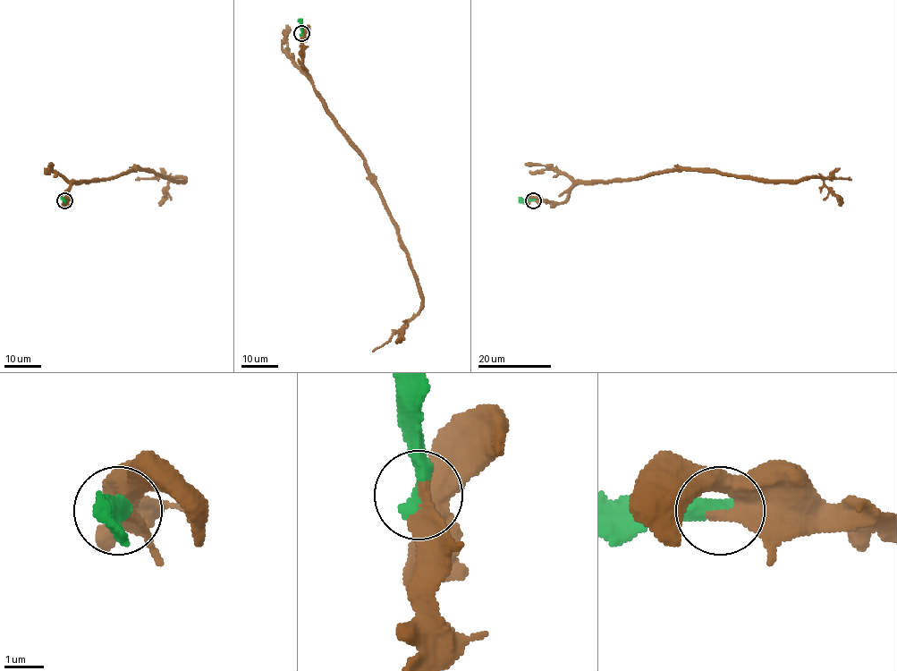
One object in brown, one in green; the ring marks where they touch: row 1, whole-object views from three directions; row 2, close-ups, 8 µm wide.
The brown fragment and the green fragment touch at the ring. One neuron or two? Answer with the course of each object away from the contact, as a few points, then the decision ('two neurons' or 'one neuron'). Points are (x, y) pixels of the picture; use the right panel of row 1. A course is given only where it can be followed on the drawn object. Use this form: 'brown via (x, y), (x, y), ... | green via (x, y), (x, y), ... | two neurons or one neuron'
brown via (533, 199), (562, 202), (579, 183), (638, 179), (660, 171), (715, 170), (779, 181), (851, 180) | green via (533, 199), (519, 197) | one neuron

